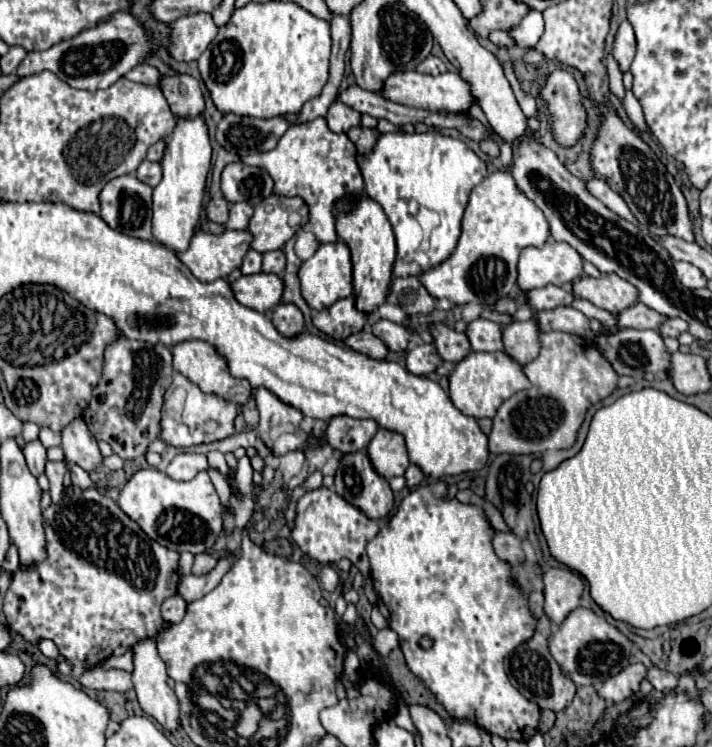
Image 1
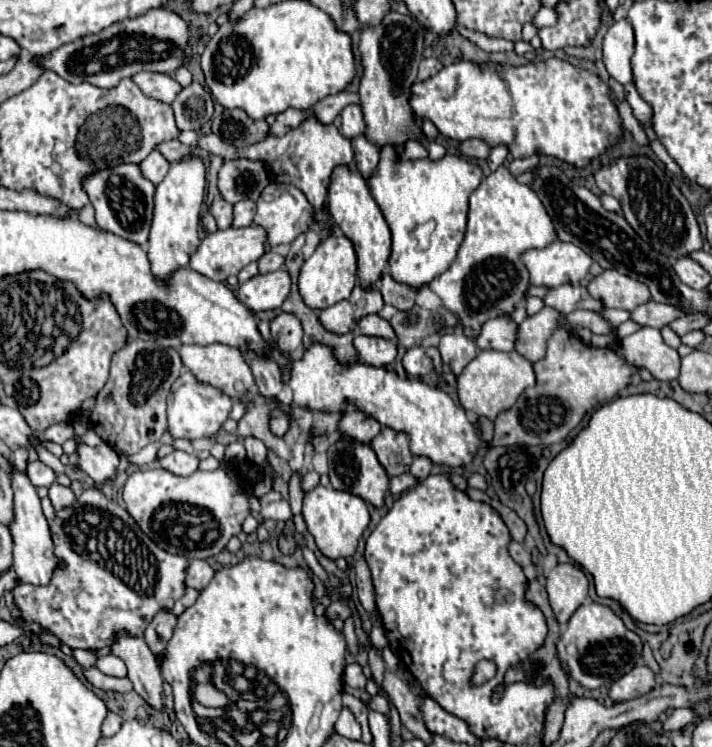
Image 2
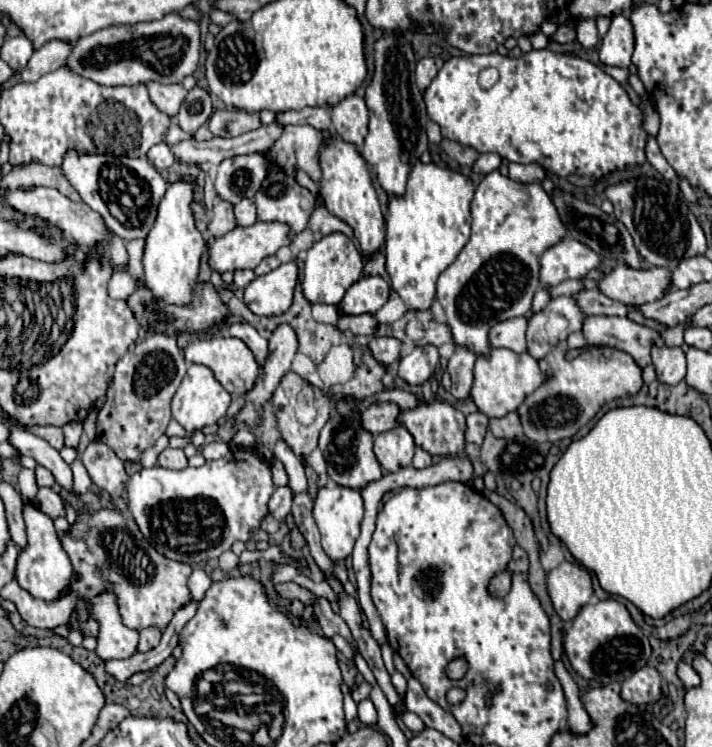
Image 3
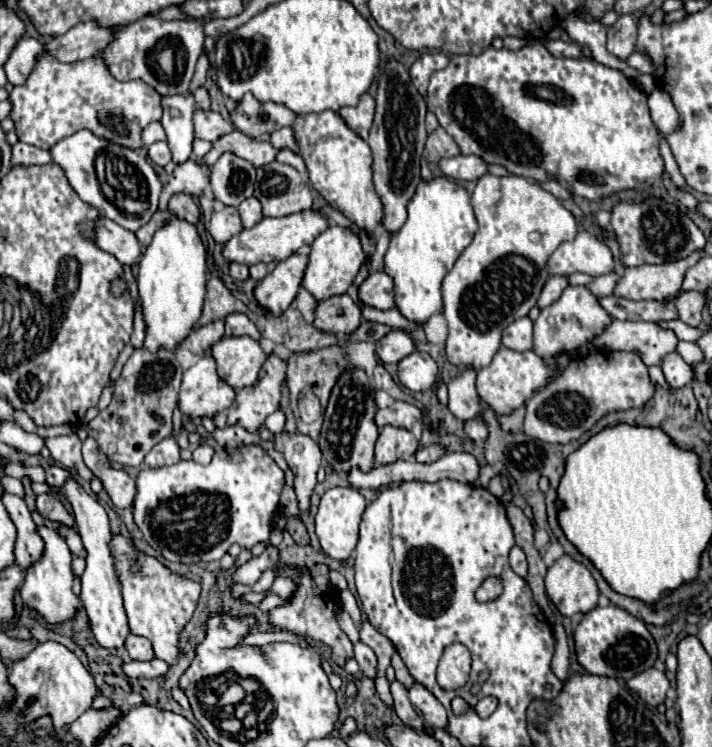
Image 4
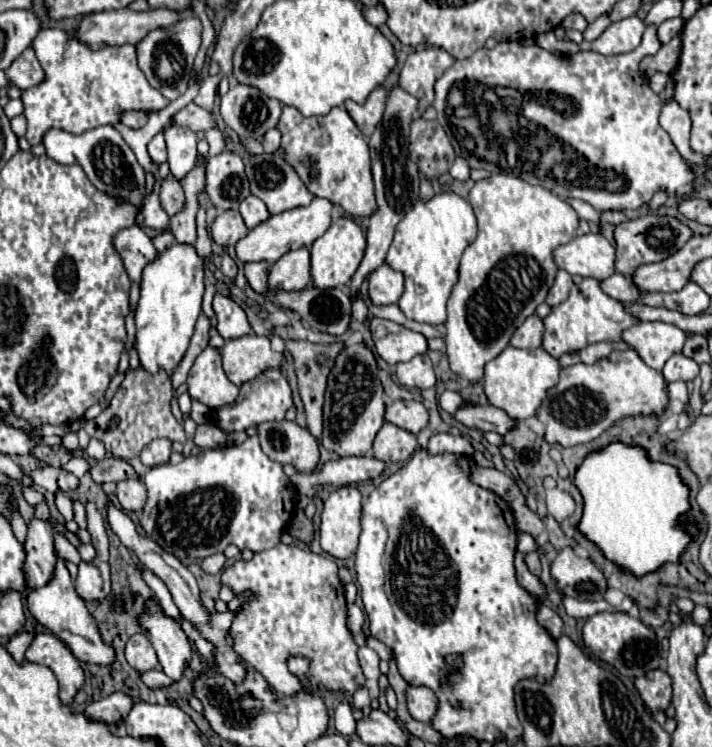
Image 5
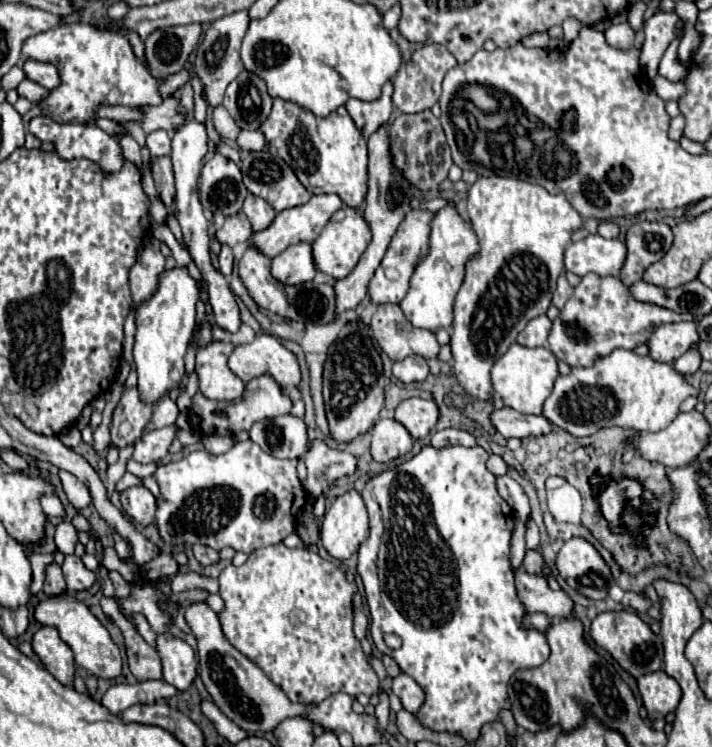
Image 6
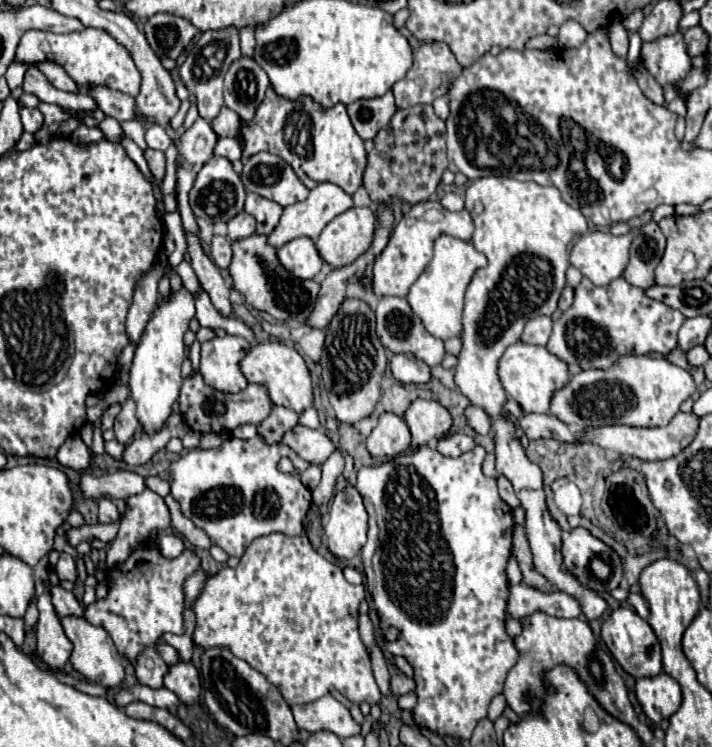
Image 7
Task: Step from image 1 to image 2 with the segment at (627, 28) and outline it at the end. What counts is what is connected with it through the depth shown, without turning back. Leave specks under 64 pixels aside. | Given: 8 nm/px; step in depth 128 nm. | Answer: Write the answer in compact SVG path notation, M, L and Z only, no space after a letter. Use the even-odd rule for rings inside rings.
M628 20L614 22L604 36L604 64L612 78L620 84L632 82L630 58L634 54L634 32Z

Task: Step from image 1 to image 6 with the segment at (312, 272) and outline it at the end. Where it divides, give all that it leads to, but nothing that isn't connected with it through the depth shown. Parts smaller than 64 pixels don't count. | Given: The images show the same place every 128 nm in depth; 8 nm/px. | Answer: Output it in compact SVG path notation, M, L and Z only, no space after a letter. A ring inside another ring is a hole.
M344 206L330 218L324 232L312 244L314 264L320 272L332 276L334 280L340 280L348 276L352 268L358 264L360 256L364 254L364 248L368 248L368 240L370 240L370 232L368 232L368 224L364 222L364 218L358 214L358 210Z

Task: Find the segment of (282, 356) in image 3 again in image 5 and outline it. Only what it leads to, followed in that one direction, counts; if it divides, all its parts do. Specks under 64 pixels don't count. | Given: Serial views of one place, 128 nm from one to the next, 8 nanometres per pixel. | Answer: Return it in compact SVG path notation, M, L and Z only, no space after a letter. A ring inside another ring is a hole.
M270 368L266 372L262 372L260 376L256 376L254 380L246 382L240 386L240 396L236 398L236 402L224 408L218 408L212 412L212 420L224 430L224 432L238 432L238 430L248 430L250 426L258 426L262 422L270 422L270 420L284 420L286 410L292 406L292 392L290 386L284 378L284 374L276 368Z

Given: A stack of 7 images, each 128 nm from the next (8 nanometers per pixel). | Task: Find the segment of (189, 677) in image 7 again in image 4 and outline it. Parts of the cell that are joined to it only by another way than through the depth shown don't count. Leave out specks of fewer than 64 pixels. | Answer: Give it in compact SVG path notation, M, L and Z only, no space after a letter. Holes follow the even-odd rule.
M112 534L110 550L112 550L118 582L122 584L122 596L124 596L124 608L128 614L130 632L148 638L154 650L160 652L160 658L164 662L176 664L178 636L196 610L200 598L200 584L188 580L186 576L176 574L168 566L164 566L158 558L152 558L146 552L138 550L134 542L122 534Z

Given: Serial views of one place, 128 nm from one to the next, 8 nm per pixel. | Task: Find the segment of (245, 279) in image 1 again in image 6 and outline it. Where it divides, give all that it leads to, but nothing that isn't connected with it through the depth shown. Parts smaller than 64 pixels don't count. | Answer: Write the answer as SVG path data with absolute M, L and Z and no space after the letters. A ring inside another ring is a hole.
M306 242L290 246L272 260L272 276L286 286L310 282L314 274L316 266L312 262L312 246Z

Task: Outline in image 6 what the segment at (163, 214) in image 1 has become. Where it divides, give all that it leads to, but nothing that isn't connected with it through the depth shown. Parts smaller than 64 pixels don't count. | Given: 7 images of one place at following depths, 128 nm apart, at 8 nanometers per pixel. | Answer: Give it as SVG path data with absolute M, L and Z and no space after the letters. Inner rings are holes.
M174 266L160 274L156 292L136 310L134 362L142 400L158 402L166 392L178 388L184 378L184 356L196 326L198 294L198 282L188 274L188 268Z

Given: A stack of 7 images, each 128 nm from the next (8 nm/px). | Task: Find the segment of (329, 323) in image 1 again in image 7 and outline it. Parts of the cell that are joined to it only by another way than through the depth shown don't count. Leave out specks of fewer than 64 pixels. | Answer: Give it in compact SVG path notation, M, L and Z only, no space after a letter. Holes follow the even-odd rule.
M432 200L414 204L396 224L392 232L392 240L388 242L388 248L384 248L384 252L376 258L374 278L372 278L374 294L376 296L406 296L410 286L424 272L426 264L432 260L432 244L436 236L440 236L442 232L462 238L462 240L470 240L474 232L470 214L466 210L448 212L440 206L440 202L432 202Z

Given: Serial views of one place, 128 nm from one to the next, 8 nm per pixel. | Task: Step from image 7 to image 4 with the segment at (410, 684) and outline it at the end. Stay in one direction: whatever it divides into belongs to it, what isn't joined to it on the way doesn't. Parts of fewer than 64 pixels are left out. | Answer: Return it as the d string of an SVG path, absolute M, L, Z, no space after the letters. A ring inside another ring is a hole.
M414 684L410 688L410 702L412 702L414 710L434 728L448 726L448 716L446 716L444 706L422 684Z

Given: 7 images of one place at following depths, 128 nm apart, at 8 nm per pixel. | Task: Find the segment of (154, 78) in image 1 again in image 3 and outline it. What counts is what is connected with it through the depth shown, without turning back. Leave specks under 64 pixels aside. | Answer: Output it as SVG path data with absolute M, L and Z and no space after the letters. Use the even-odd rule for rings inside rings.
M148 82L146 84L150 100L168 116L176 116L186 90L182 88L182 84L160 84L160 82Z

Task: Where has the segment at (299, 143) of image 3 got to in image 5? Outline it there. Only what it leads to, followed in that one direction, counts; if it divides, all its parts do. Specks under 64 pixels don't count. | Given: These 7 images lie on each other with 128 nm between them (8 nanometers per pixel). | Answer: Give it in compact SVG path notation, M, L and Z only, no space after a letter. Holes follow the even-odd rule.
M276 128L268 130L262 146L264 146L264 152L276 152L276 148L280 146L280 130L276 130Z

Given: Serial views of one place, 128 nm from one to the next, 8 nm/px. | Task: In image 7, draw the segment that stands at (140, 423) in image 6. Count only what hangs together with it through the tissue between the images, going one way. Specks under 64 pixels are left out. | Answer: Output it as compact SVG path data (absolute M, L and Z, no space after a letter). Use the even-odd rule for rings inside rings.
M128 398L124 404L122 404L122 410L120 414L116 416L116 422L114 422L114 434L116 434L116 440L120 444L126 444L134 430L138 428L138 418L136 418L136 402L132 398Z

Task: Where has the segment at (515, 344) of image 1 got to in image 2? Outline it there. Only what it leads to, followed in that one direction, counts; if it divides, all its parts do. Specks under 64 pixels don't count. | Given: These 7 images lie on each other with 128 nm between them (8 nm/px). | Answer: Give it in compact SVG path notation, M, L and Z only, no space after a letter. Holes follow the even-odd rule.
M544 306L538 314L528 316L516 330L516 352L536 362L546 352L546 340L556 330L556 310Z

